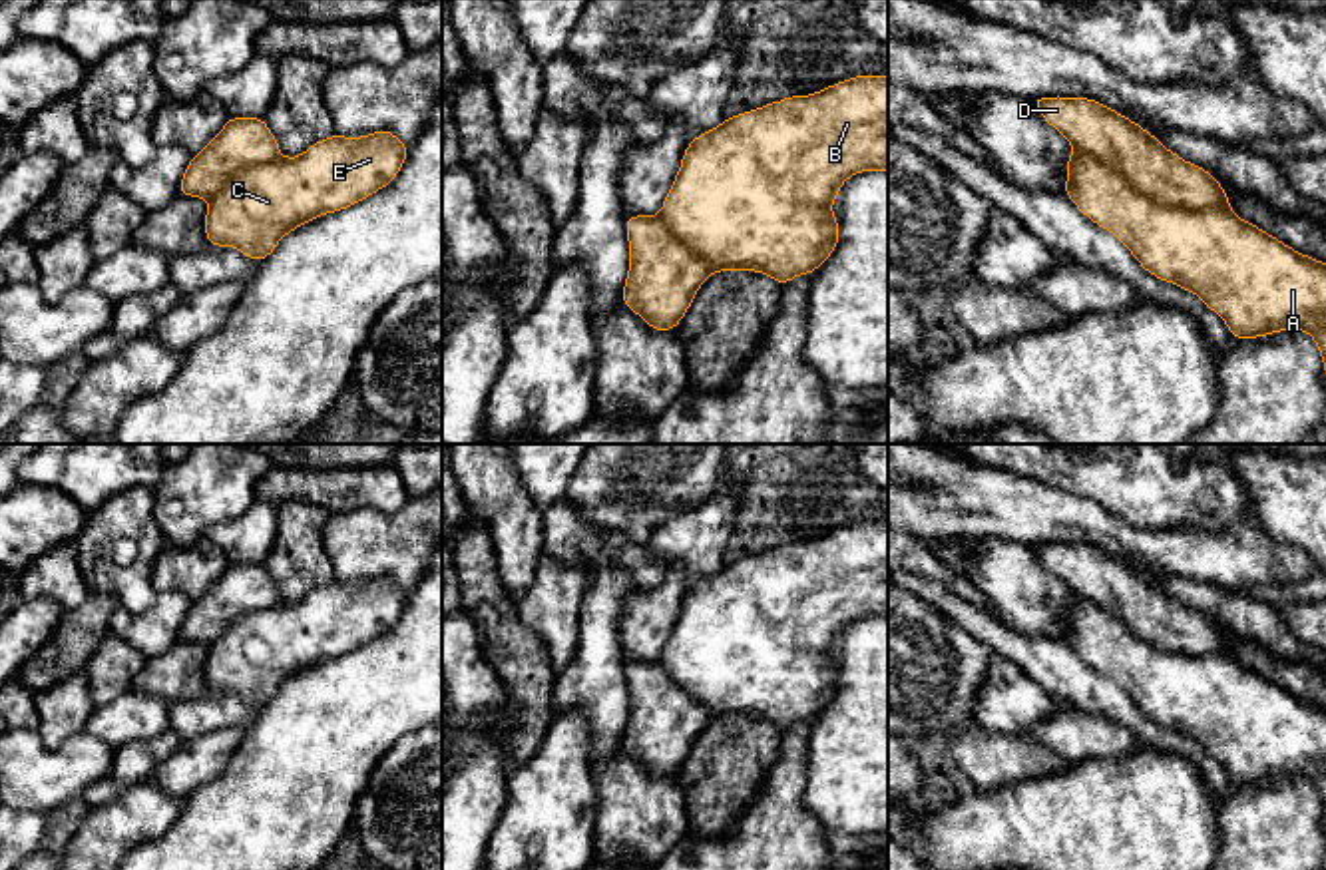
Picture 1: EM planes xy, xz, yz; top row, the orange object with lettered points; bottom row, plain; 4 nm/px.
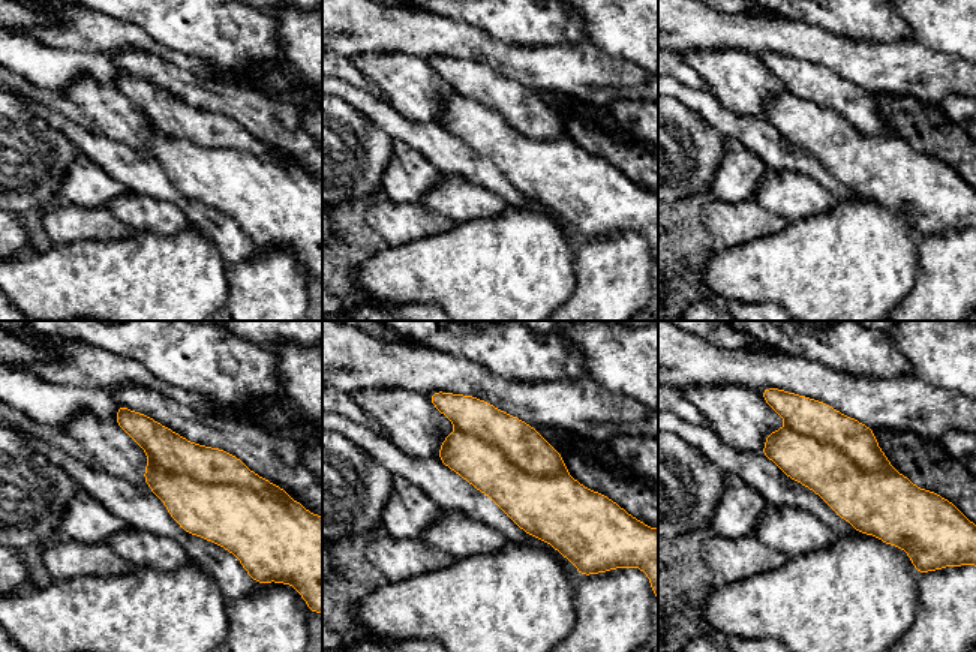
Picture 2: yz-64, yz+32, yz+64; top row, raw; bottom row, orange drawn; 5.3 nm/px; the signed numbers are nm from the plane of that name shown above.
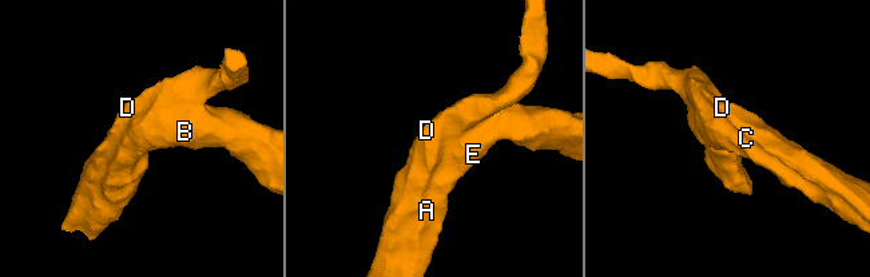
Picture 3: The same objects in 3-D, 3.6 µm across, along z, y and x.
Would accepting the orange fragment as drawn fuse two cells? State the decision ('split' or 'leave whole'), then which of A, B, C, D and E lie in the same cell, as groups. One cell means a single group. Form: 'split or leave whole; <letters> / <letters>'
leave whole; A B C D E

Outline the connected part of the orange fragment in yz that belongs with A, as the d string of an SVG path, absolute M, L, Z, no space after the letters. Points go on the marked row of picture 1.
M1053 96L1035 98L1031 104L1075 149L1067 157L1065 197L1085 217L1111 231L1147 273L1197 295L1224 321L1232 338L1306 330L1322 354L1326 372L1326 263L1294 251L1260 227L1240 219L1230 209L1228 193L1215 175L1181 159L1153 133L1119 111L1091 98Z

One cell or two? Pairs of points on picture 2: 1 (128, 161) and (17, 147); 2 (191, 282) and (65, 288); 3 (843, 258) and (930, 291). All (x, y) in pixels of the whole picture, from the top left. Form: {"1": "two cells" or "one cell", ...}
{"1": "two cells", "2": "one cell", "3": "two cells"}

